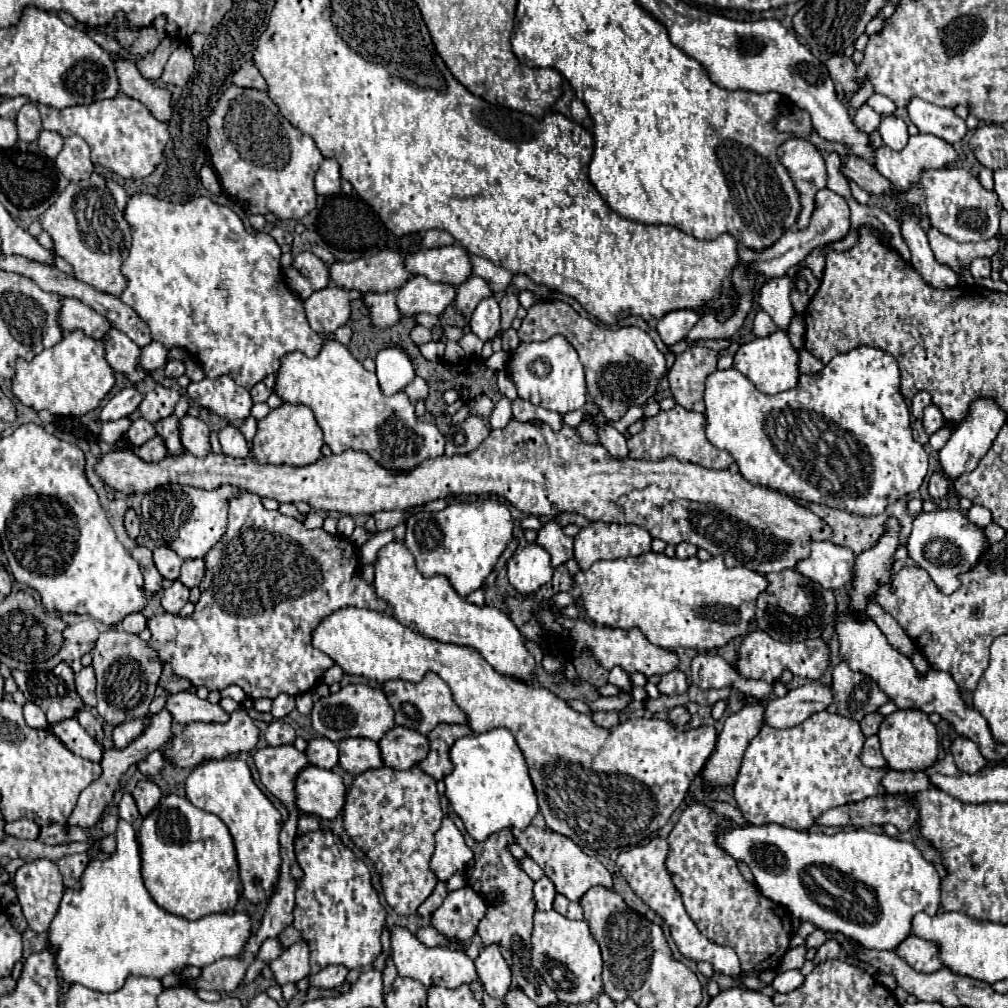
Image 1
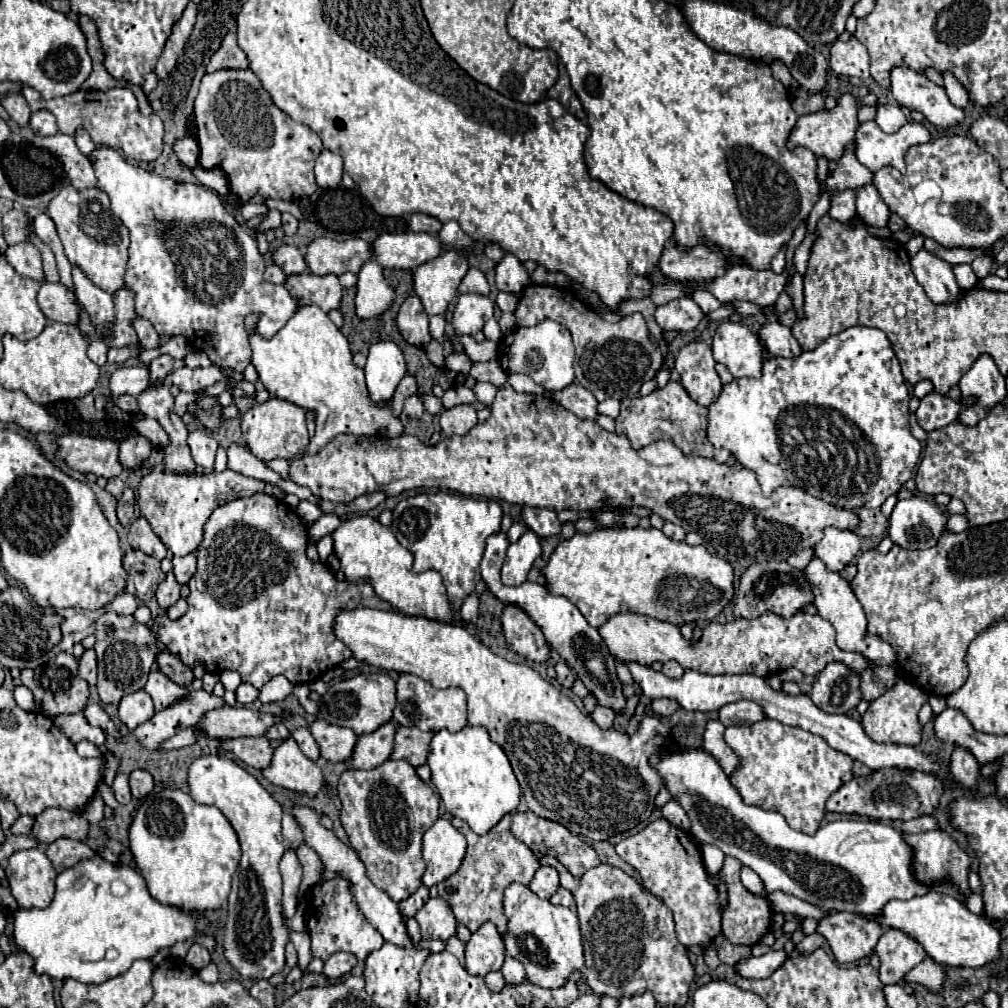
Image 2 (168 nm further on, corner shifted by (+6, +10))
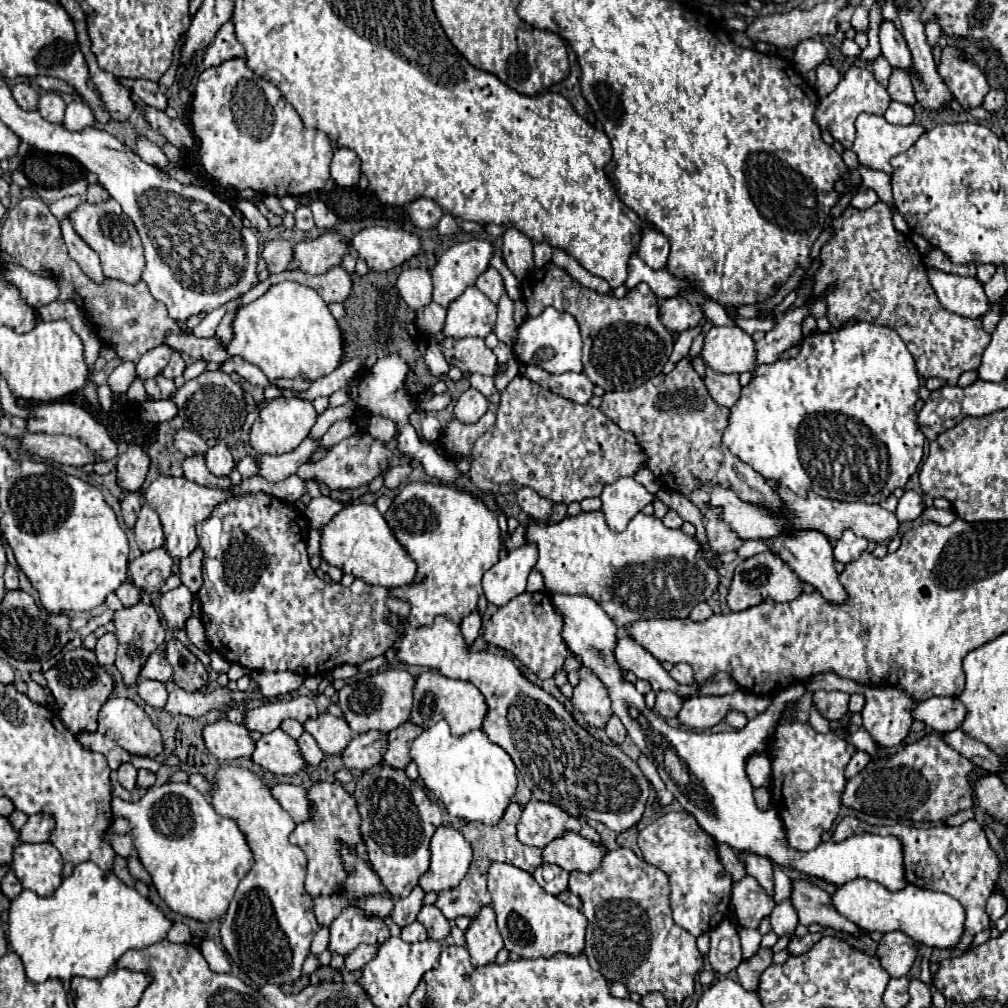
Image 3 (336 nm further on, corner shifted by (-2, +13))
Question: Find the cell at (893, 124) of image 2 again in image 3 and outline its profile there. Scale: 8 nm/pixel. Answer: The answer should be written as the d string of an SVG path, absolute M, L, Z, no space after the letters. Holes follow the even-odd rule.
M892 101L884 113L886 121L892 123L892 125L910 125L914 121L914 111L910 105L904 105L904 103L896 103Z

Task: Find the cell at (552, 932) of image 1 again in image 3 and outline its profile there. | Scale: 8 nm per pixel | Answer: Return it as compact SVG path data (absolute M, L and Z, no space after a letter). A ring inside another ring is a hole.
M494 863L488 871L488 891L492 895L492 907L496 911L504 947L508 951L522 959L554 957L556 953L578 957L584 951L584 933L588 925L588 921L584 921L584 913L562 903L558 897L548 895L530 873L508 863Z

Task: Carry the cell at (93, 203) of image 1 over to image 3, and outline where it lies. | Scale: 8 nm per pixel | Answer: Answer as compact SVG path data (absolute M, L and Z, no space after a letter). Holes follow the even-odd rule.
M110 197L108 201L102 201L100 205L92 205L84 201L70 213L70 221L72 221L74 231L98 253L102 261L102 271L108 279L118 279L130 285L140 281L140 275L144 269L142 243L140 243L134 223L128 217L124 219L124 213L116 199Z

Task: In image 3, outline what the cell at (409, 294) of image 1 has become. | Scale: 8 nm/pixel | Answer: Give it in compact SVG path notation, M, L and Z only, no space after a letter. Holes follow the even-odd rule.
M470 239L452 245L442 253L436 267L432 269L434 303L448 309L466 287L474 285L480 273L486 271L494 247L484 239Z

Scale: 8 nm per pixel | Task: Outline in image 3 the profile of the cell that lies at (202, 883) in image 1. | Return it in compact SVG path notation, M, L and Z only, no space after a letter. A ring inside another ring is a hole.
M166 783L160 787L150 787L138 803L124 803L122 815L130 821L138 857L150 873L152 883L166 905L172 911L196 921L220 919L230 905L240 879L252 867L252 851L236 821L218 815L206 797L198 793L190 783Z

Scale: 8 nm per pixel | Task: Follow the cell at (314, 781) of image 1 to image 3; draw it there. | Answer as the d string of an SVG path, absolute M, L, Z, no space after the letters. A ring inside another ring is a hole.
M282 729L262 735L262 739L256 741L252 761L276 775L296 775L308 767L298 741L288 737Z

